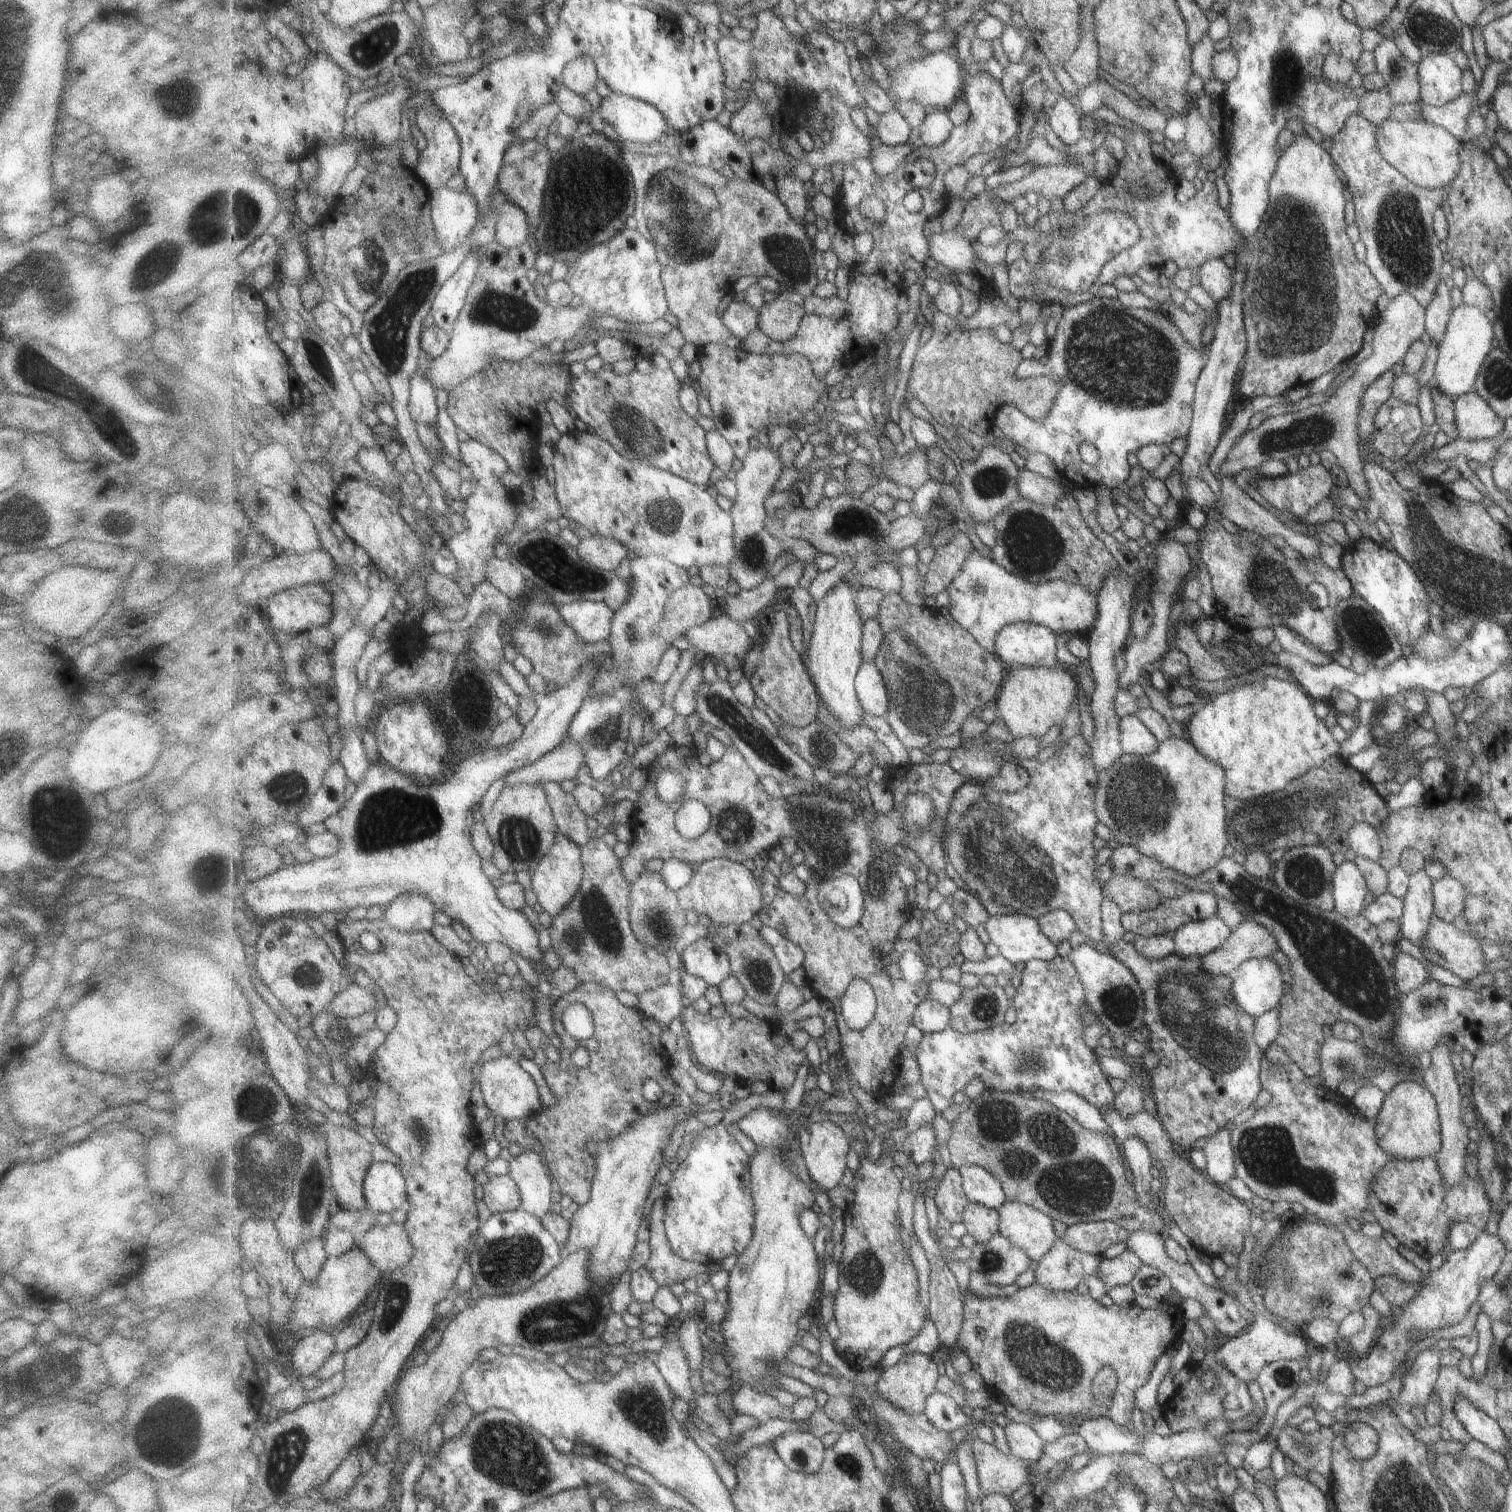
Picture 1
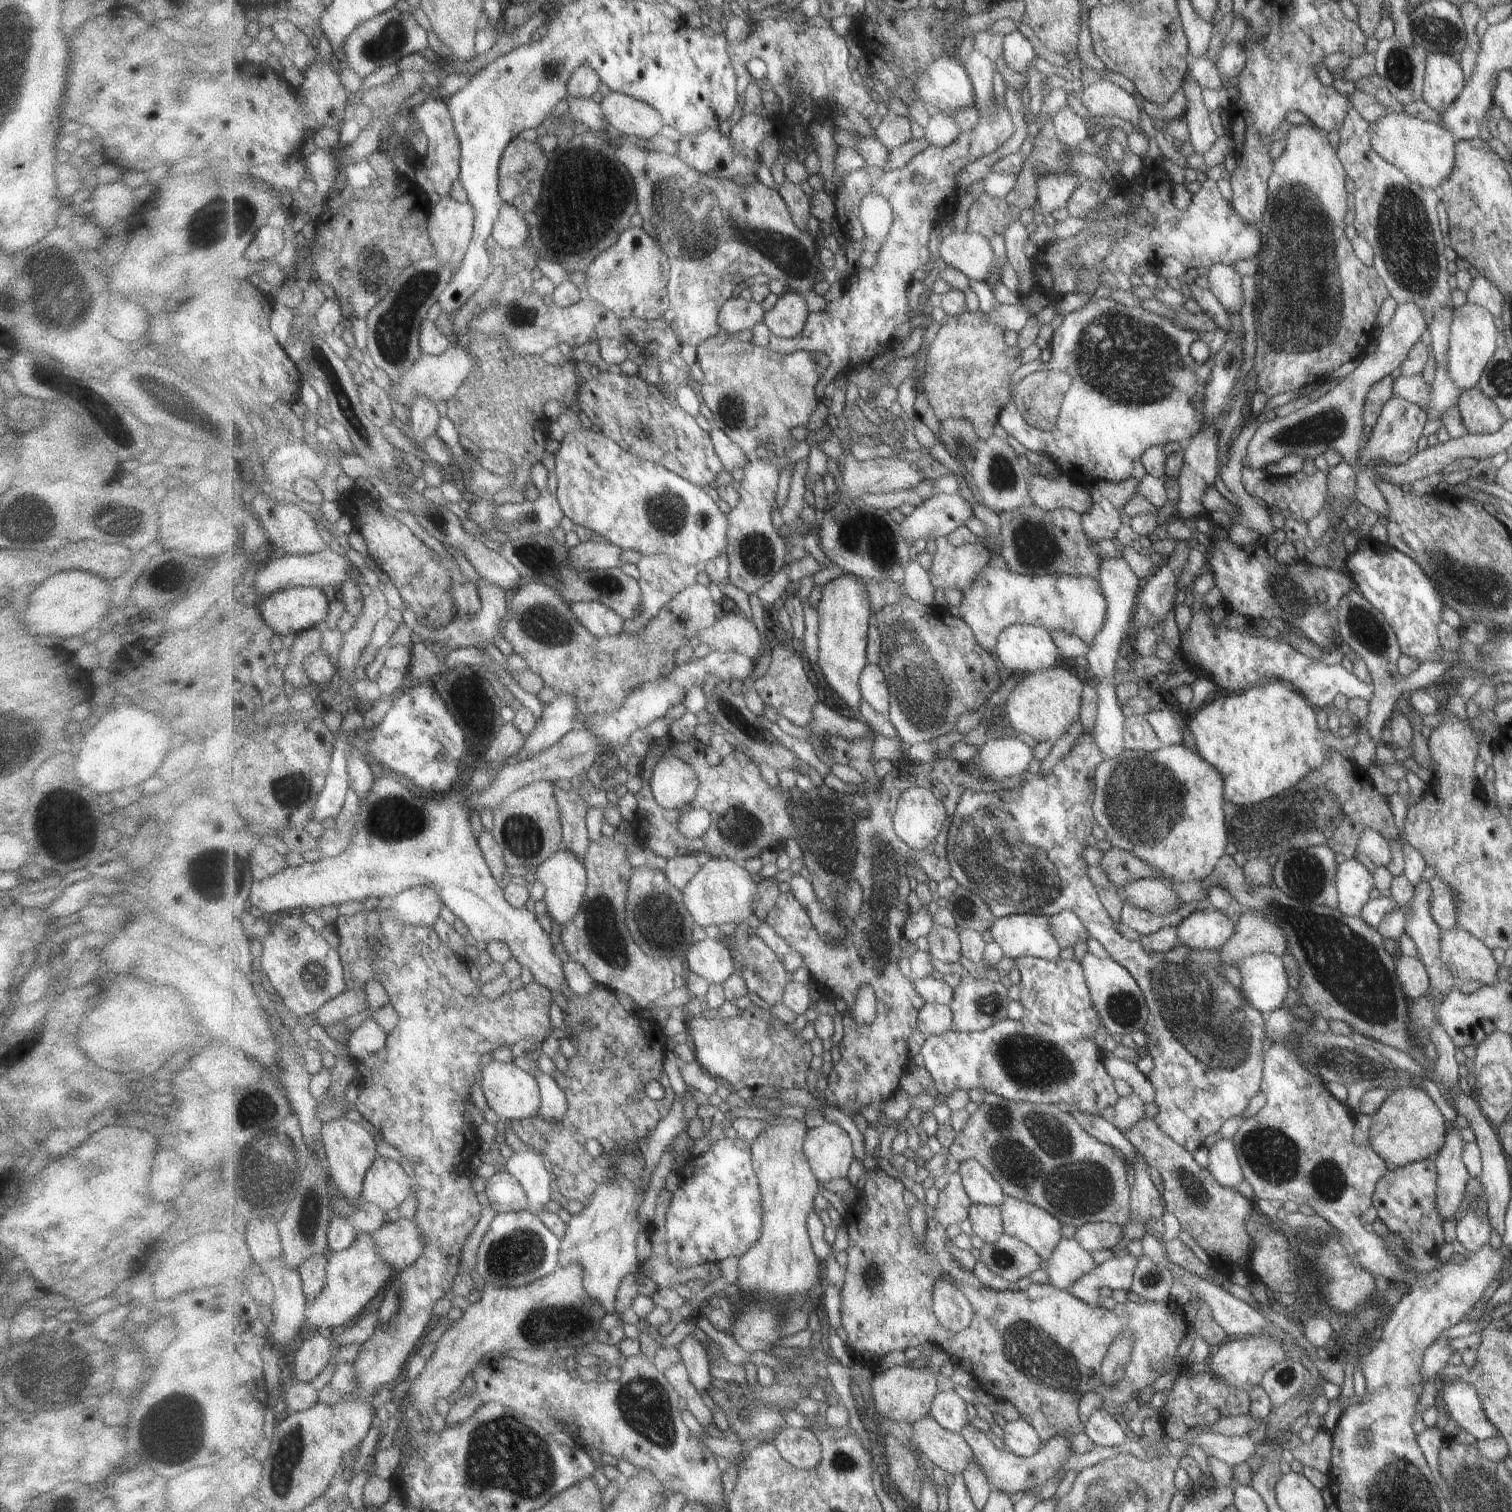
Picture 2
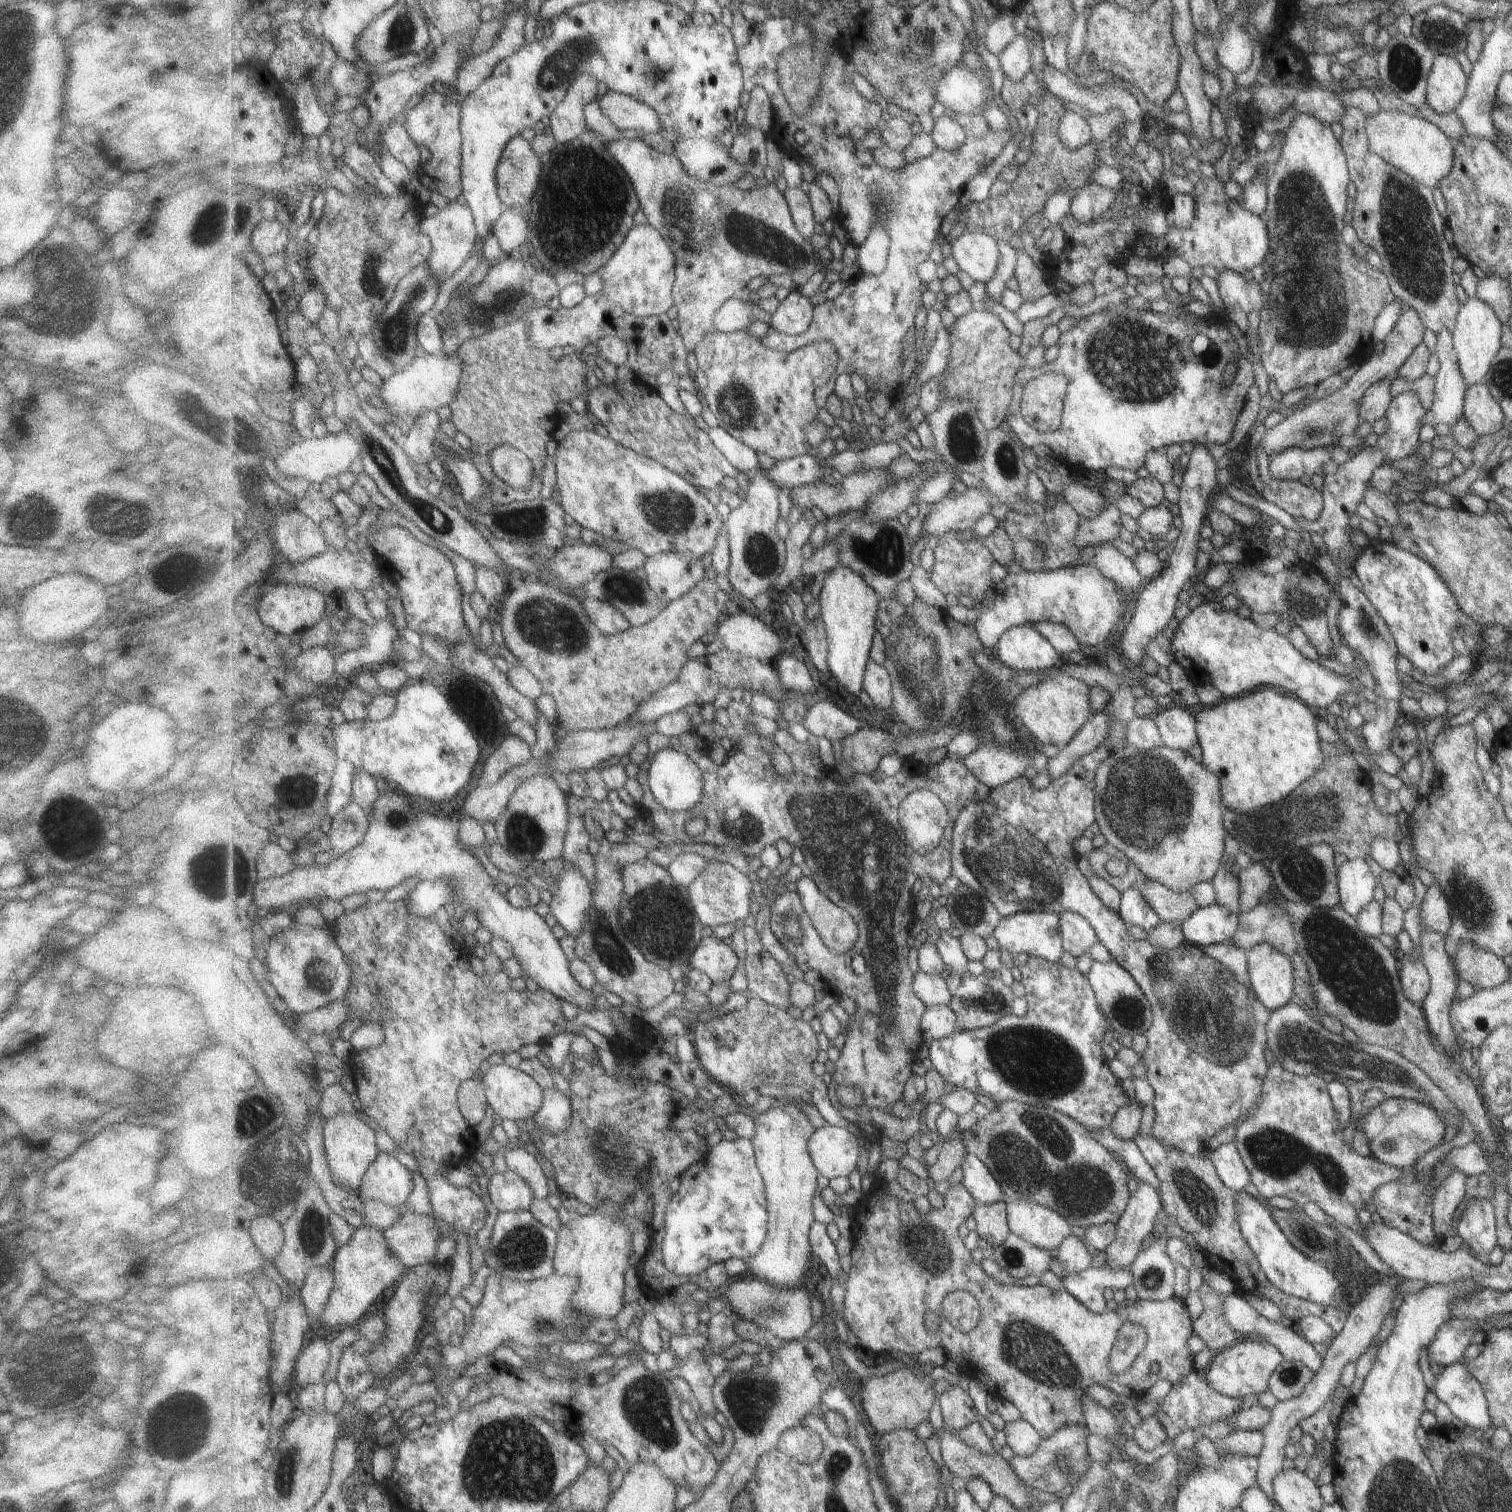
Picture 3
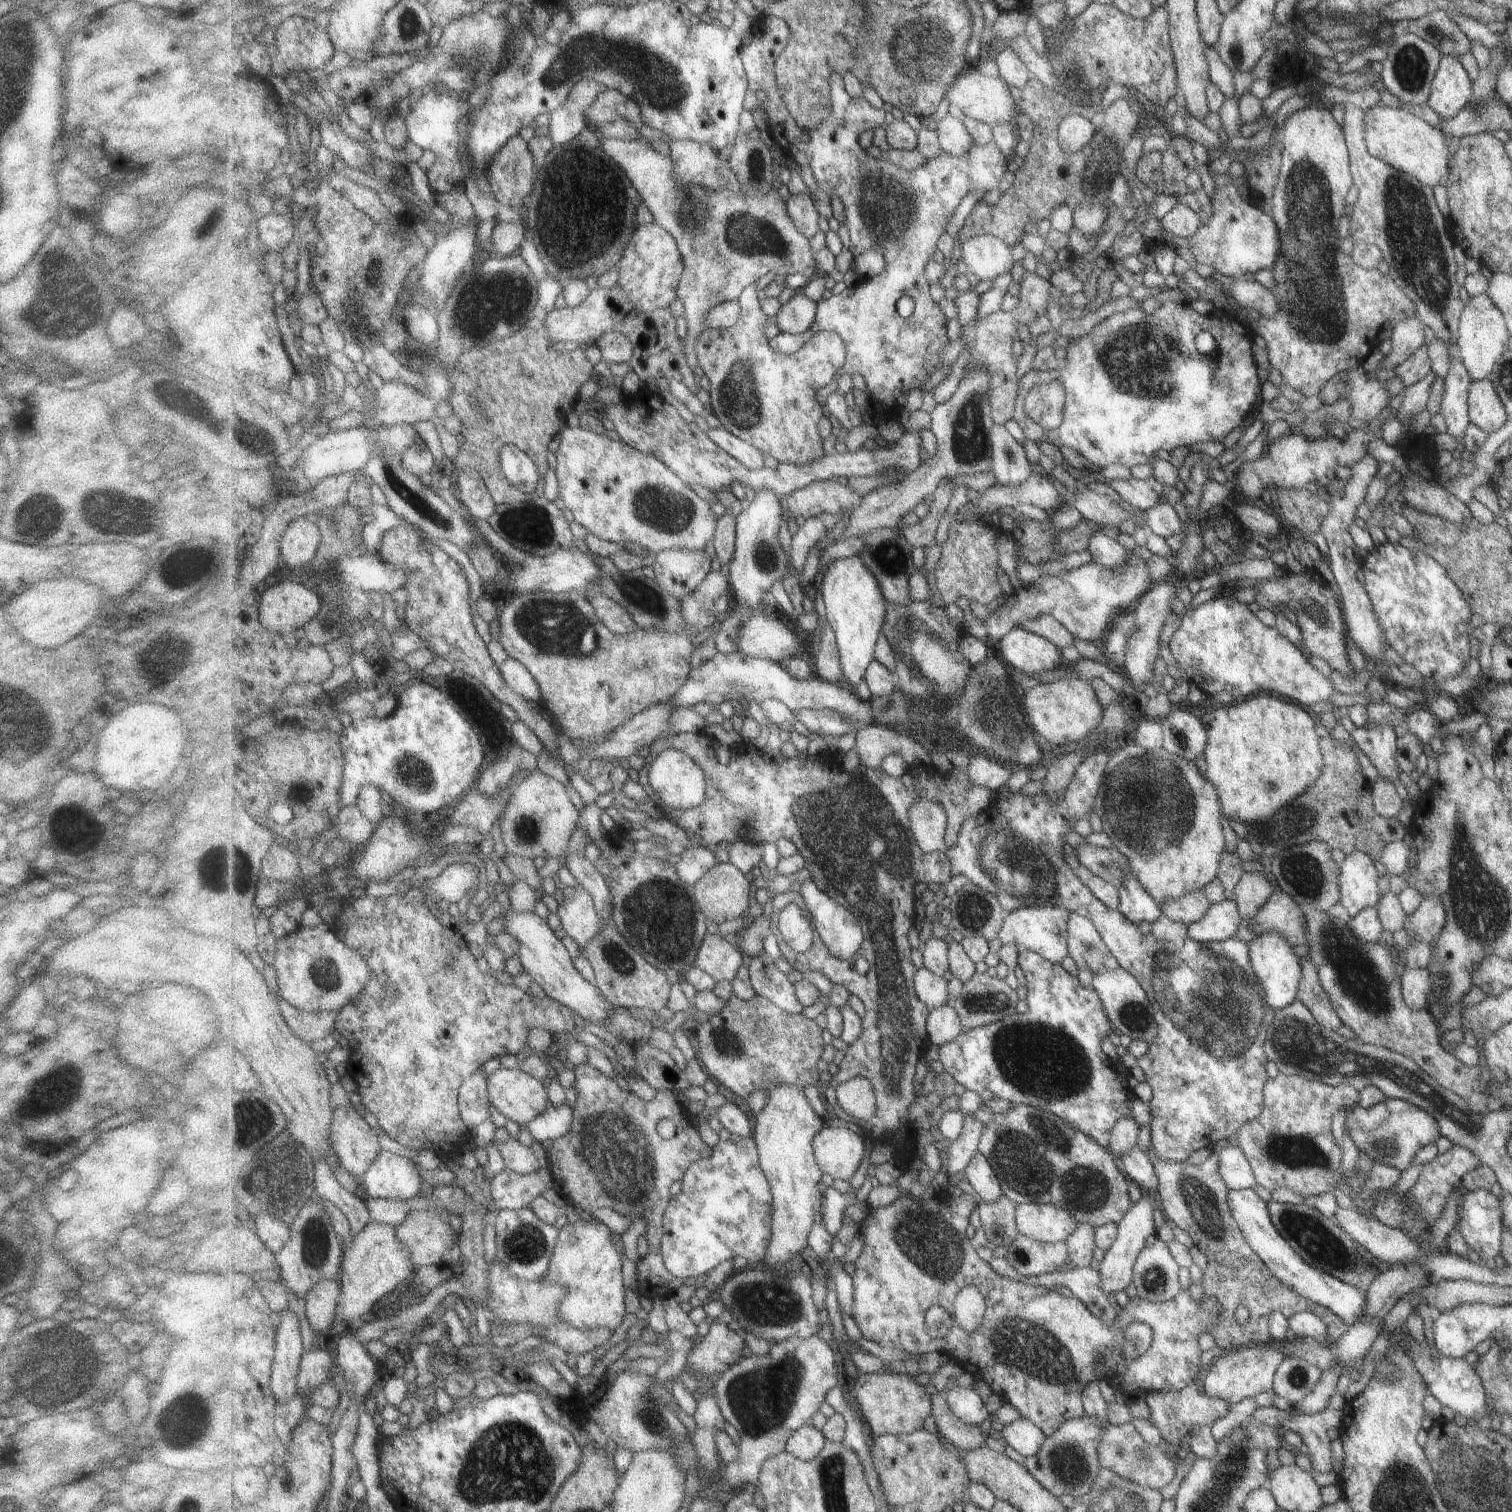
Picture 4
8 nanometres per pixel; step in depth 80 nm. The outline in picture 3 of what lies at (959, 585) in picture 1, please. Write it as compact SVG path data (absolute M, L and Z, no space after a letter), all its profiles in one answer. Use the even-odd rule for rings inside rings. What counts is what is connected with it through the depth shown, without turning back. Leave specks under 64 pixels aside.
M1091 561L1087 565L1075 565L1075 566L1066 566L1065 568L1060 568L1054 571L1021 571L1019 574L1008 573L1004 580L999 584L994 584L994 587L988 592L988 597L979 603L975 602L975 608L979 609L979 615L974 622L974 627L977 629L977 634L980 636L981 642L984 644L986 650L993 648L1006 634L1010 628L1014 626L1019 626L1022 624L1035 624L1043 621L1056 622L1062 625L1067 626L1071 629L1071 632L1079 639L1079 642L1083 645L1095 646L1100 648L1104 646L1110 639L1111 634L1113 633L1117 622L1119 622L1126 610L1127 606L1127 595L1118 587L1118 584L1111 580L1109 577L1106 577Z

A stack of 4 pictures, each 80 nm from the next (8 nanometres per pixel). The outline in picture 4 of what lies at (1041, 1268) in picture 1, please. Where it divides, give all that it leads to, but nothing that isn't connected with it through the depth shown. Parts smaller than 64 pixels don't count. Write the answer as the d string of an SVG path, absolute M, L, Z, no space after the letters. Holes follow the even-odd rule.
M1083 1223L1066 1240L1070 1254L1071 1267L1089 1267L1093 1260L1093 1252L1097 1248L1096 1226Z

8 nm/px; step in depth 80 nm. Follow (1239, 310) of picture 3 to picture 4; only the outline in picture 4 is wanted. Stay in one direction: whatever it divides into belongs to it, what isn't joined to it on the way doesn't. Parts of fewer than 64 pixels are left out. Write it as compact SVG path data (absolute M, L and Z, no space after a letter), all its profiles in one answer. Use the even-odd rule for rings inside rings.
M1243 277L1231 278L1229 296L1235 304L1247 310L1255 310L1261 317L1271 318L1278 308L1278 300L1269 289L1255 280L1244 280Z

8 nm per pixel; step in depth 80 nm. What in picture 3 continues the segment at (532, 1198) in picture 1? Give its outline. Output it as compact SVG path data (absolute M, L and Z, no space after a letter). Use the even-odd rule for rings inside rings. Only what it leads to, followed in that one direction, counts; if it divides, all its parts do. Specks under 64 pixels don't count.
M518 1145L504 1151L506 1166L519 1176L522 1176L531 1186L535 1193L535 1199L544 1199L553 1189L553 1183L543 1174L543 1168L535 1154L527 1152Z

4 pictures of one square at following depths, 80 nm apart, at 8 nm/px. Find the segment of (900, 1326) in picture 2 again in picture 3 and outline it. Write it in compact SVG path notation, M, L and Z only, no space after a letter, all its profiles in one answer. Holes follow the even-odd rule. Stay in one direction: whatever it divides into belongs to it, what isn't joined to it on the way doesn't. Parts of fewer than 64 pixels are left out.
M963 1183L955 1184L952 1188L949 1187L942 1195L942 1206L939 1208L930 1207L928 1213L924 1214L917 1212L911 1201L889 1196L888 1194L883 1193L882 1189L878 1193L879 1194L877 1194L877 1192L875 1193L875 1202L867 1202L867 1204L863 1204L861 1210L859 1210L859 1214L853 1214L853 1234L851 1239L853 1247L851 1248L850 1253L851 1268L848 1272L848 1283L845 1286L846 1292L844 1296L844 1314L847 1326L849 1330L855 1334L855 1337L860 1340L860 1345L858 1347L862 1348L867 1353L883 1354L883 1352L894 1352L895 1350L899 1350L907 1355L917 1355L921 1354L923 1350L927 1350L927 1348L937 1348L937 1346L941 1346L947 1359L956 1364L958 1371L963 1371L968 1375L980 1378L980 1380L987 1386L988 1392L999 1401L1008 1400L1012 1402L1020 1411L1021 1418L1030 1422L1032 1425L1035 1425L1035 1428L1042 1433L1044 1438L1054 1435L1061 1427L1086 1424L1084 1410L1082 1409L1082 1398L1086 1394L1087 1388L1089 1388L1091 1384L1095 1384L1095 1382L1115 1392L1120 1399L1128 1400L1133 1397L1144 1398L1145 1390L1152 1384L1155 1384L1157 1380L1167 1380L1171 1385L1175 1383L1181 1384L1183 1379L1195 1370L1192 1361L1193 1355L1189 1352L1185 1343L1187 1342L1187 1338L1192 1334L1192 1321L1189 1317L1189 1313L1187 1313L1183 1299L1175 1296L1162 1301L1150 1301L1139 1298L1136 1298L1135 1300L1127 1299L1125 1302L1120 1303L1115 1311L1110 1312L1107 1310L1102 1313L1094 1313L1090 1308L1087 1308L1086 1304L1077 1300L1075 1296L1067 1290L1055 1291L1051 1290L1051 1288L1046 1285L1035 1285L1030 1287L1027 1285L1001 1284L983 1270L981 1262L977 1263L973 1260L971 1251L967 1248L966 1244L963 1244L963 1238L959 1236L959 1228L961 1228L965 1220L974 1213L976 1204L978 1203L973 1198L973 1195L965 1188ZM958 1290L972 1292L979 1299L979 1302L981 1302L983 1310L985 1310L985 1312L983 1312L983 1322L981 1322L983 1328L974 1328L968 1333L964 1333L953 1326L944 1325L939 1328L935 1335L929 1334L929 1330L925 1328L925 1326L927 1326L927 1324L925 1324L925 1314L927 1314L929 1310L940 1310L942 1302L947 1298L947 1295ZM1126 1322L1141 1325L1146 1332L1146 1341L1141 1352L1137 1354L1135 1360L1133 1360L1127 1367L1124 1377L1122 1379L1116 1379L1114 1372L1109 1366L1110 1352L1115 1346L1119 1329Z

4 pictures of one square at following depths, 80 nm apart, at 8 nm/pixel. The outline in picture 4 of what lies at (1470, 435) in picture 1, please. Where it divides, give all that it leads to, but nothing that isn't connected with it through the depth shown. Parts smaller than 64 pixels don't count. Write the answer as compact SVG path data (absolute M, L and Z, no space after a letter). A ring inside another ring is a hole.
M1487 377L1469 383L1466 392L1466 413L1469 422L1486 433L1501 428L1508 419Z

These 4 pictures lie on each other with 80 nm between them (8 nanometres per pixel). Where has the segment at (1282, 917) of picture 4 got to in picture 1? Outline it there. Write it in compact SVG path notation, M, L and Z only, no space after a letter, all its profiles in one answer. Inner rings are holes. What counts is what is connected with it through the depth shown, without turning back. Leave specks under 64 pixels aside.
M1243 920L1223 944L1201 956L1199 964L1207 976L1225 976L1245 960L1263 959L1275 950L1275 938L1263 926L1253 920Z

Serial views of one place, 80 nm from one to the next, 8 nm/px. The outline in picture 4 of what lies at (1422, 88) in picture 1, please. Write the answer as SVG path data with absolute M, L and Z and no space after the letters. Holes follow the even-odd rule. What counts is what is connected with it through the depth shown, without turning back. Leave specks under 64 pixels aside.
M1442 55L1430 82L1427 106L1439 117L1454 117L1470 100L1470 83L1467 73L1457 58Z

